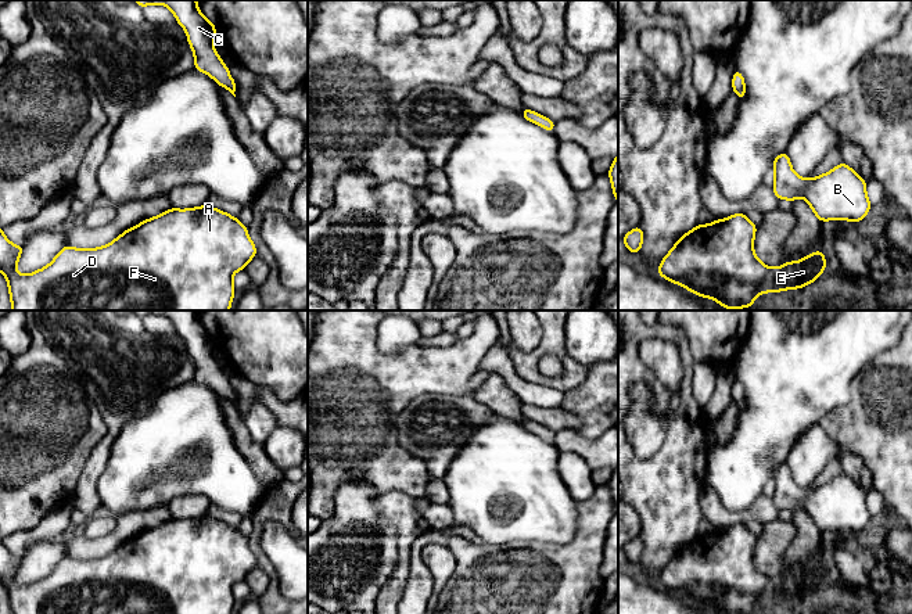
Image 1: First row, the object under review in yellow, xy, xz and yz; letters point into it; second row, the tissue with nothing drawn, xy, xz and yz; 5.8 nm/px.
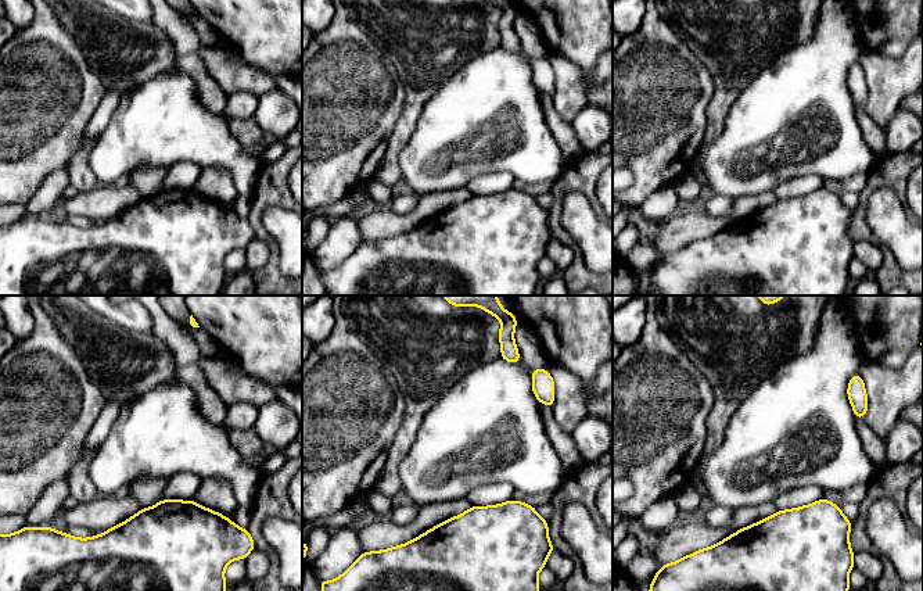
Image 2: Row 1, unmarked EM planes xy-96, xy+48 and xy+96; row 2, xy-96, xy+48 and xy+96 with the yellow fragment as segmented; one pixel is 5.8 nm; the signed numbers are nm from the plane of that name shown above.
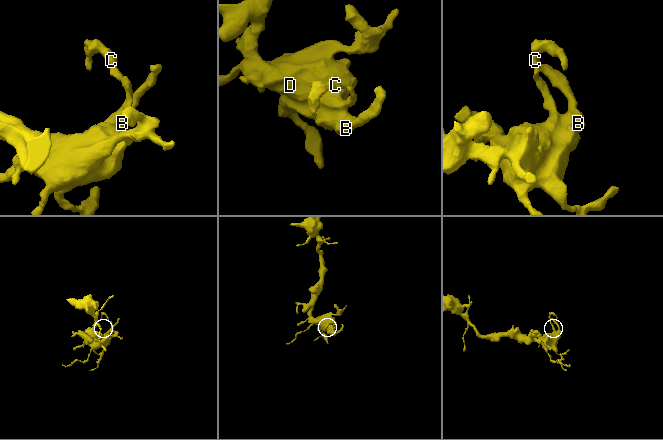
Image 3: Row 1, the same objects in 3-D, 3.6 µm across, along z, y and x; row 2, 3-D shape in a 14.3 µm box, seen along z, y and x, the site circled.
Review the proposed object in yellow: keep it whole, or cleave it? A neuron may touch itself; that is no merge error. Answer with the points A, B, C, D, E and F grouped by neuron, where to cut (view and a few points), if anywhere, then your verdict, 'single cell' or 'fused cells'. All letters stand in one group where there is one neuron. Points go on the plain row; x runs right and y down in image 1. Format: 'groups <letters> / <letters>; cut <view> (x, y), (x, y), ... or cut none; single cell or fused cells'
groups A B C D E F; cut none; single cell

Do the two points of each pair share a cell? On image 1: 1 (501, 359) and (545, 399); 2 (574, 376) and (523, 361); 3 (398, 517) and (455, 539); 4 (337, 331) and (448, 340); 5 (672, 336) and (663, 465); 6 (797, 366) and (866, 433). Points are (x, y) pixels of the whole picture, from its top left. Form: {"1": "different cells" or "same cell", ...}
{"1": "same cell", "2": "same cell", "3": "different cells", "4": "different cells", "5": "same cell", "6": "different cells"}

